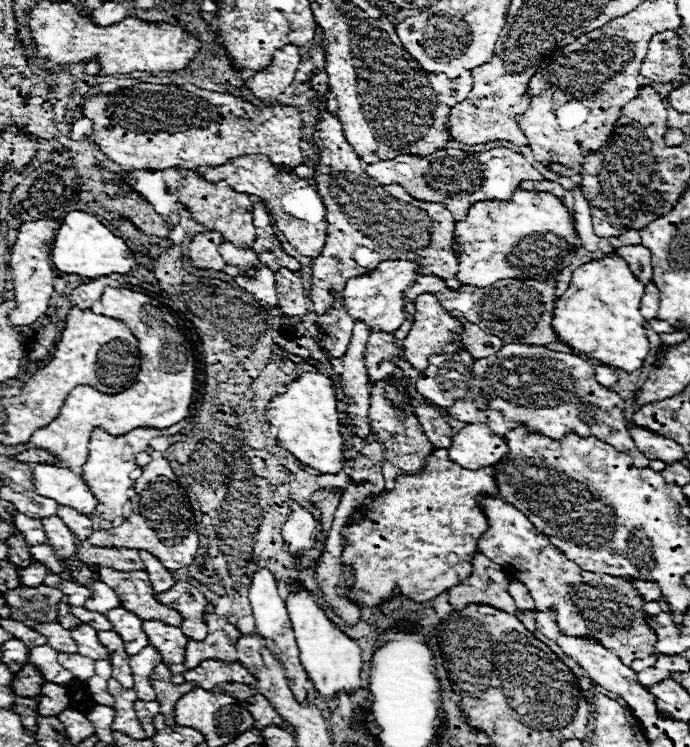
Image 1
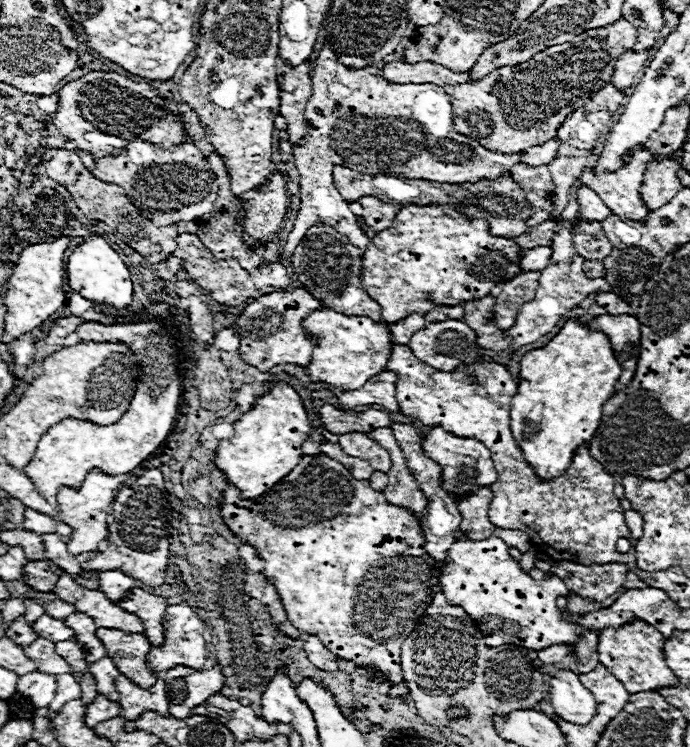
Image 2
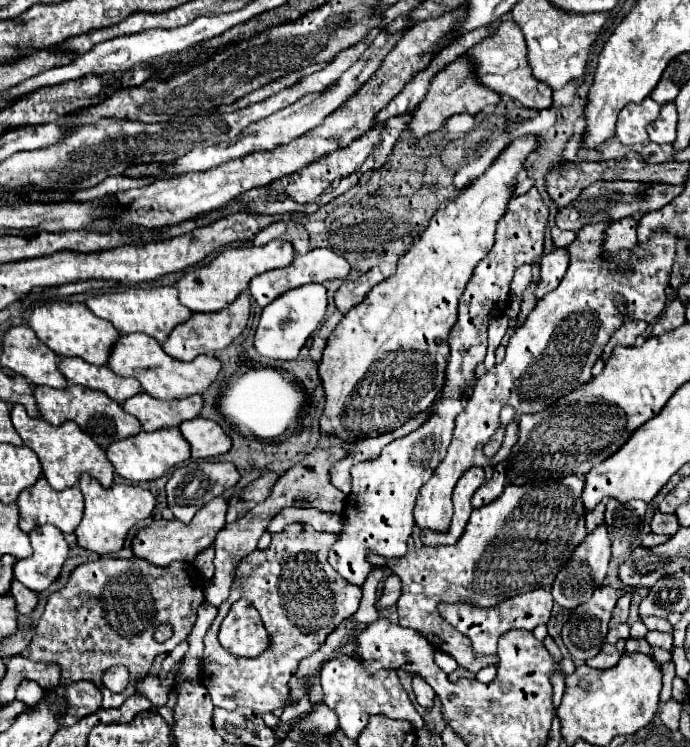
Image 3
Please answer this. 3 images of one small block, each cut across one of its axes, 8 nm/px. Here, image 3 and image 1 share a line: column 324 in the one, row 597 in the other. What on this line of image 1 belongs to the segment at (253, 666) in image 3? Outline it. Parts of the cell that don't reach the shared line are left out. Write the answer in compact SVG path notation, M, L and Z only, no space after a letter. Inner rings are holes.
M482 494L476 496L476 502L484 510L484 514L488 518L488 526L490 526L484 532L484 536L480 536L478 550L484 556L488 556L490 560L496 560L496 564L500 564L502 568L506 568L510 578L520 580L528 588L530 596L534 598L536 608L556 608L558 624L564 634L596 636L596 640L600 640L606 648L612 648L626 666L630 666L638 658L646 658L646 656L654 654L652 648L654 648L656 636L652 636L652 630L648 628L648 624L644 624L644 620L646 620L646 616L642 614L644 602L640 600L640 596L636 596L636 592L632 592L632 578L604 576L604 574L580 570L556 546L552 546L552 542L540 530L536 530L534 524L520 510L516 510L512 504L500 500L498 496L482 496Z

